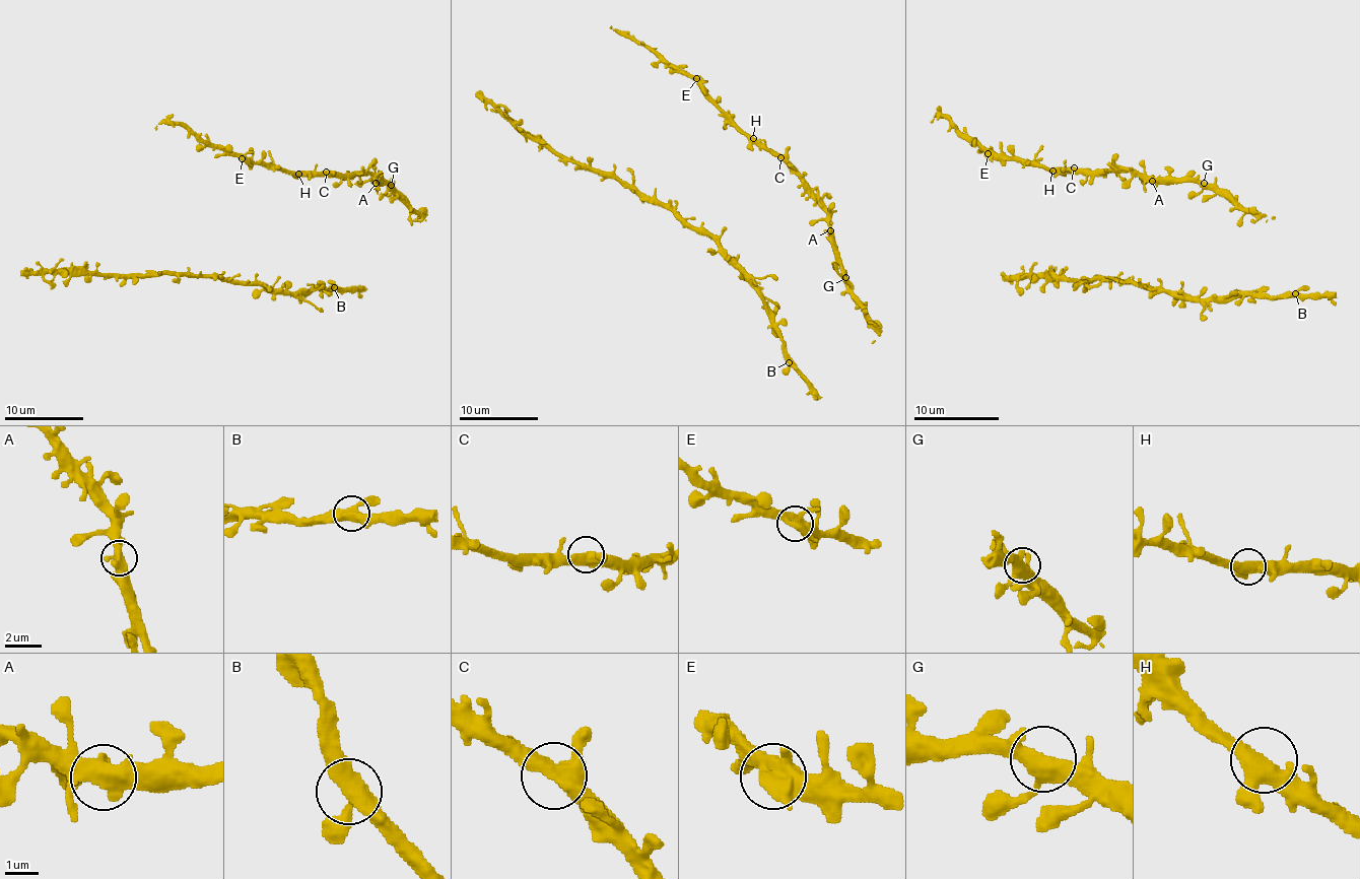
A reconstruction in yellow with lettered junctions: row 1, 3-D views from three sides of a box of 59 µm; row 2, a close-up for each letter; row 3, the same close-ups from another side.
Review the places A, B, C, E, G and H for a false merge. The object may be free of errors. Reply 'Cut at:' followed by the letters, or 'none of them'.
Cut at: none of them

